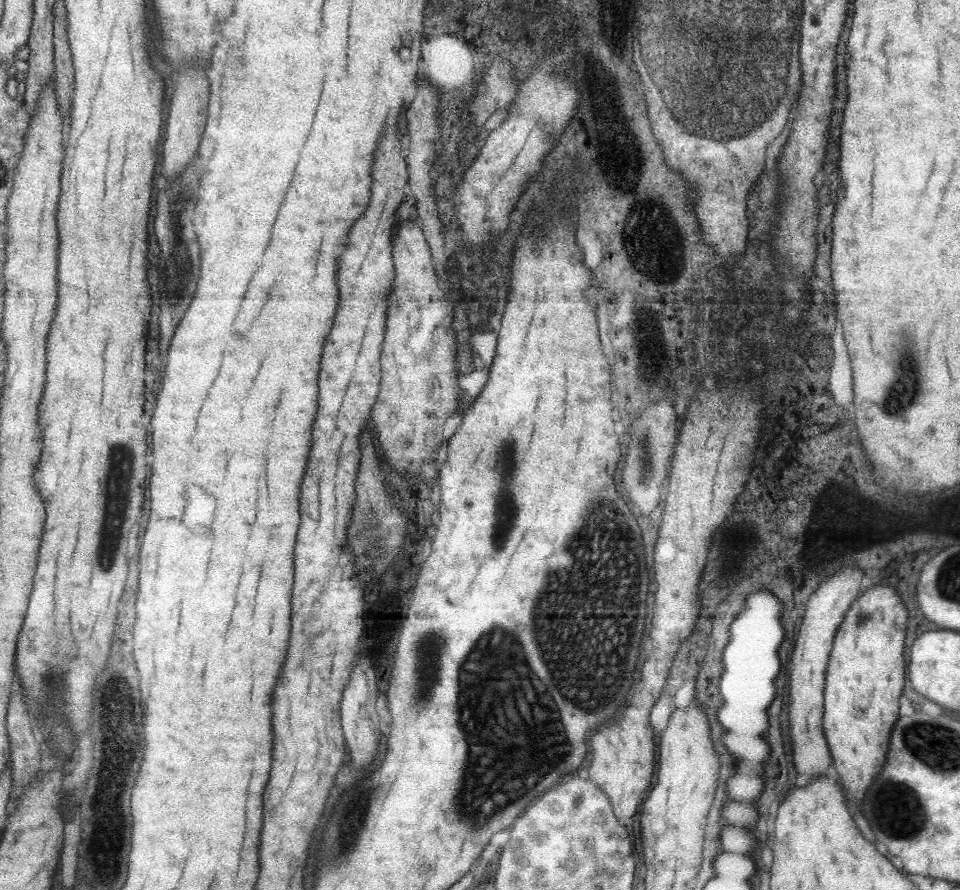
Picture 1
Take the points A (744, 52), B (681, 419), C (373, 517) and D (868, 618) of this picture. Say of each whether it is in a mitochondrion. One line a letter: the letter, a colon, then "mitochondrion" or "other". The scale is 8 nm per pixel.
A: mitochondrion
B: other
C: mitochondrion
D: mitochondrion

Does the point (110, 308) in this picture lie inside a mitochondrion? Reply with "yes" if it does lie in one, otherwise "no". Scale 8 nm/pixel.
no

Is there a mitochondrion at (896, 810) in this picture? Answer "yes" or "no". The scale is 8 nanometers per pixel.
yes

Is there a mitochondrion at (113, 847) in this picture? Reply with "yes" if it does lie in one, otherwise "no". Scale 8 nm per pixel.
no

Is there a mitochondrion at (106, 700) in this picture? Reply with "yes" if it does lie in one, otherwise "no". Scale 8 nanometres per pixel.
no

